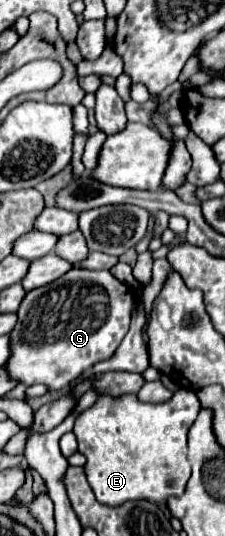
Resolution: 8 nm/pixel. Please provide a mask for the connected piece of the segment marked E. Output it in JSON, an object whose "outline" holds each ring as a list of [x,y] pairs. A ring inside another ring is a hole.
{"outline":[[[179,389],[165,403],[141,403],[135,395],[123,395],[119,399],[99,397],[93,407],[85,409],[75,421],[75,437],[79,451],[87,457],[85,475],[99,503],[119,507],[127,501],[151,501],[155,505],[167,505],[169,497],[177,497],[185,491],[191,475],[187,463],[187,431],[199,415],[199,399],[191,389]]]}

